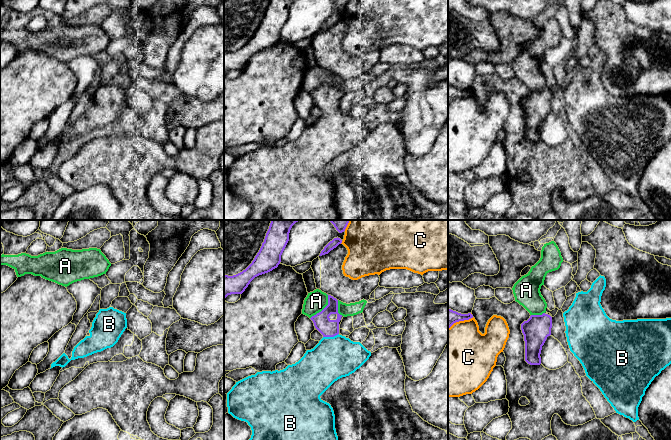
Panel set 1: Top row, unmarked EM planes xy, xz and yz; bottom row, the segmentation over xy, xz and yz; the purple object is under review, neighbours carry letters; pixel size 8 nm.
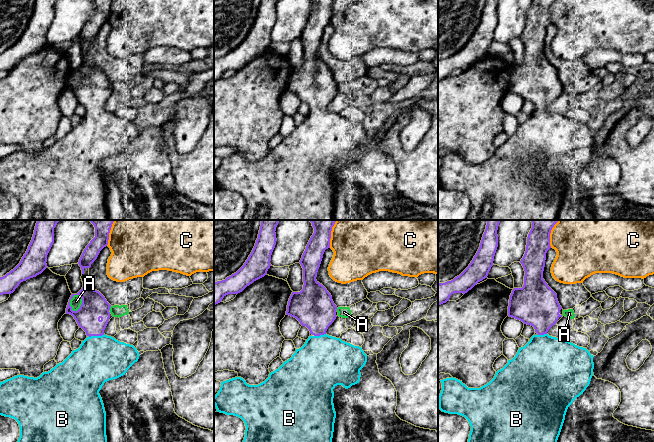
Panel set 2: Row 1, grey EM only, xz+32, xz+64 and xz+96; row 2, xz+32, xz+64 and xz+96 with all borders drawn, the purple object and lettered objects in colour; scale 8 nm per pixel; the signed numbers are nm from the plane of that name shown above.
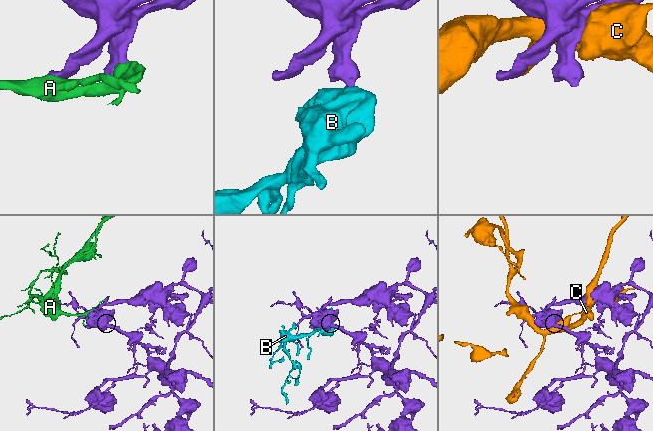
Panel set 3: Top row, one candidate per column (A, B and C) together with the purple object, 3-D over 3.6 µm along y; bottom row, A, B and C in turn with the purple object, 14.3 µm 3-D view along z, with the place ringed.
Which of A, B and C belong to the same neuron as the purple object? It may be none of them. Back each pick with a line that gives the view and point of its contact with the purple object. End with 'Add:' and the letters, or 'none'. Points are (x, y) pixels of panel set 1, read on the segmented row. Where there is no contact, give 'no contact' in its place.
B: contact xz (330, 336)
Add: B

